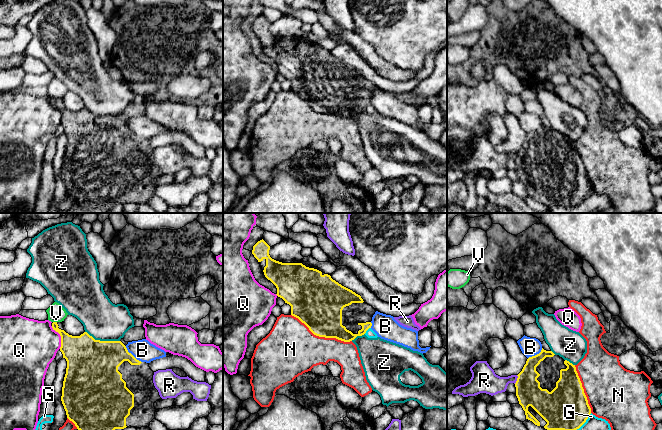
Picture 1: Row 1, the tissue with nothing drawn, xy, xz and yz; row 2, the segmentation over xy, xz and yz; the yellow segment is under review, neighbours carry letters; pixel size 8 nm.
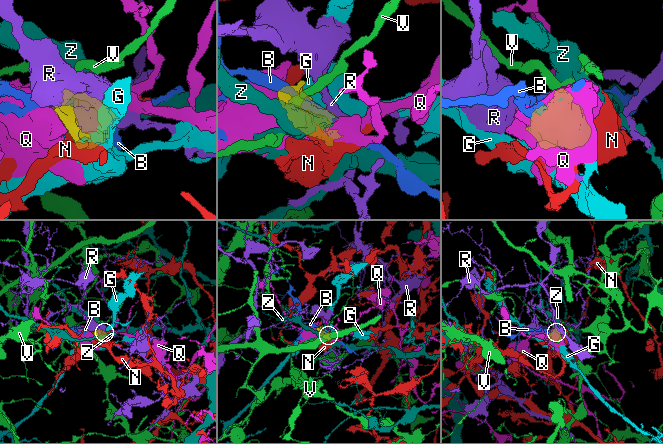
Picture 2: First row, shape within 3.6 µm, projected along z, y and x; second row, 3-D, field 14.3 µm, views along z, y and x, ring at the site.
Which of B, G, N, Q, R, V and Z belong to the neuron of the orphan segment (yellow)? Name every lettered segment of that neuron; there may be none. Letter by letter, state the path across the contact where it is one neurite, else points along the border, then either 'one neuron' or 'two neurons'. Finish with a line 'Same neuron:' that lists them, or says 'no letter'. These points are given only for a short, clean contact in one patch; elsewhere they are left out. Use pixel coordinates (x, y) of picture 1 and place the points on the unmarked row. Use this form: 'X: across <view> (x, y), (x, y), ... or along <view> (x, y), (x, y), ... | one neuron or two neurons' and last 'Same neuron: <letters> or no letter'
B: two neurons
G: two neurons
N: two neurons
Q: along xy (51, 102), (60, 112), (60, 124) | two neurons
R: along yz (517, 151), (517, 156), (514, 159) | two neurons
V: along xy (53, 97), (56, 98) | two neurons
Z: two neurons
Same neuron: no letter

